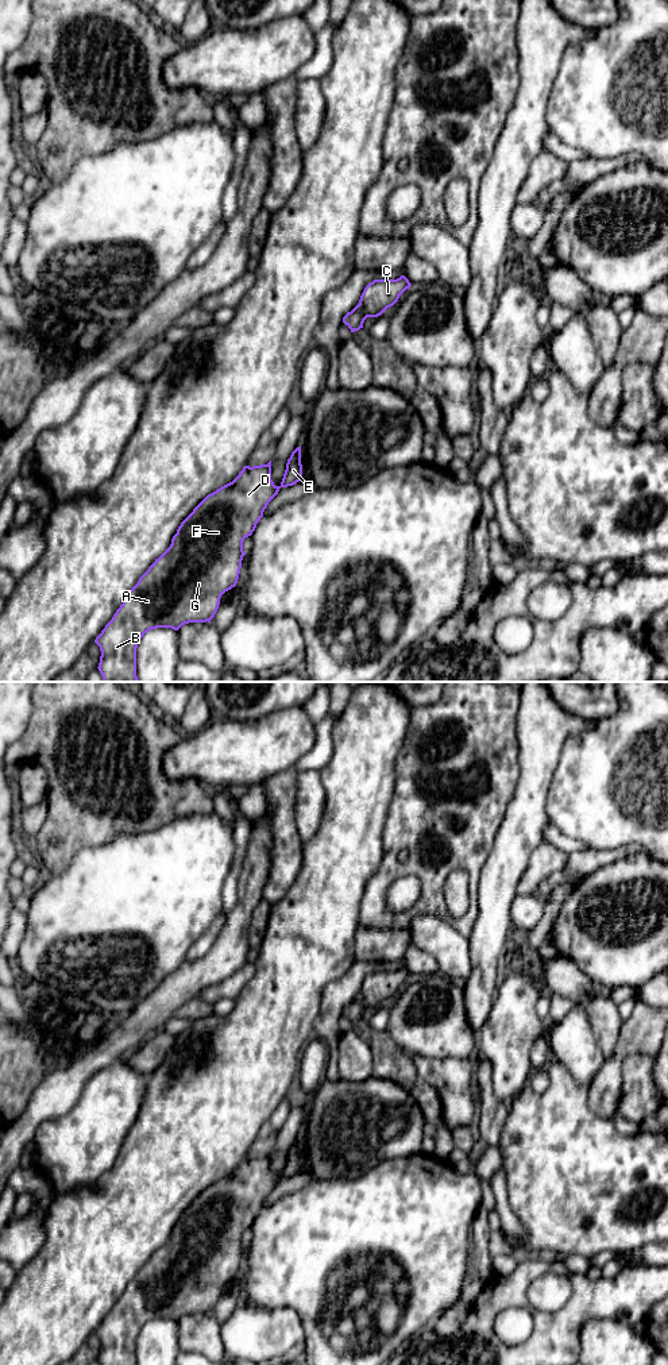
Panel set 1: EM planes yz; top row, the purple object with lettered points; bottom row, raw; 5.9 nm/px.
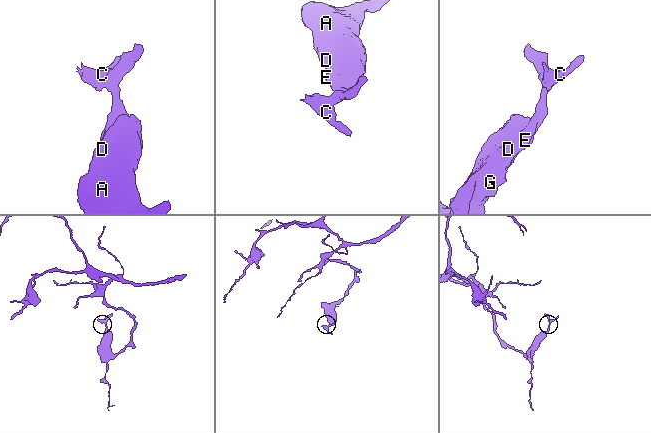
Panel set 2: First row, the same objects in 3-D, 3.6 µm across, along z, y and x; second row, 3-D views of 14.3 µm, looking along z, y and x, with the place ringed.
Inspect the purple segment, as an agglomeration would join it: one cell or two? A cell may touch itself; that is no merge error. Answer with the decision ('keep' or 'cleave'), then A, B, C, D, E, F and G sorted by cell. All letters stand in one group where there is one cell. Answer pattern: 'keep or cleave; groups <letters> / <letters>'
cleave; groups A B D E F G / C

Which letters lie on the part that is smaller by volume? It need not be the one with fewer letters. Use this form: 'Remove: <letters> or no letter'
Remove: C

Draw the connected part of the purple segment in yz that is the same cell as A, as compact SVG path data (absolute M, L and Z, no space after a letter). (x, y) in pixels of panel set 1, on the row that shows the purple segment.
M300 446L287 459L279 486L271 479L271 460L244 466L232 482L193 509L170 547L139 578L96 637L103 682L139 682L136 648L148 631L211 622L221 595L238 583L244 539L252 535L279 489L301 479Z

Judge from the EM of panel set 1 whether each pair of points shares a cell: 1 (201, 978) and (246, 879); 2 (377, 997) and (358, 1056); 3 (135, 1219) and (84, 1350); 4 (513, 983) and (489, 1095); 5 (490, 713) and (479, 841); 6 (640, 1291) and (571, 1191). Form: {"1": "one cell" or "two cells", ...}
{"1": "one cell", "2": "two cells", "3": "two cells", "4": "two cells", "5": "one cell", "6": "two cells"}

